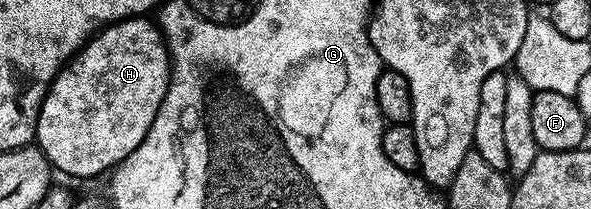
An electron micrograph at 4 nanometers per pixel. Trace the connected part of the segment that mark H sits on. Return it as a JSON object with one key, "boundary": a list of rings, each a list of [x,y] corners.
{"boundary":[[[146,16],[129,17],[125,21],[117,21],[114,25],[109,25],[106,29],[99,30],[60,69],[59,74],[56,75],[53,83],[47,89],[45,99],[39,108],[39,118],[37,119],[37,127],[35,128],[35,141],[37,142],[38,149],[46,155],[49,164],[58,170],[58,172],[60,169],[61,172],[68,173],[71,177],[95,177],[98,173],[103,172],[106,174],[108,171],[114,170],[115,166],[120,165],[133,151],[137,151],[141,139],[145,139],[149,127],[153,127],[153,119],[157,119],[157,111],[165,99],[167,88],[171,82],[171,56],[167,54],[167,44],[163,42],[163,33],[160,31],[158,24],[154,20],[147,20],[151,19],[148,19]]]}

